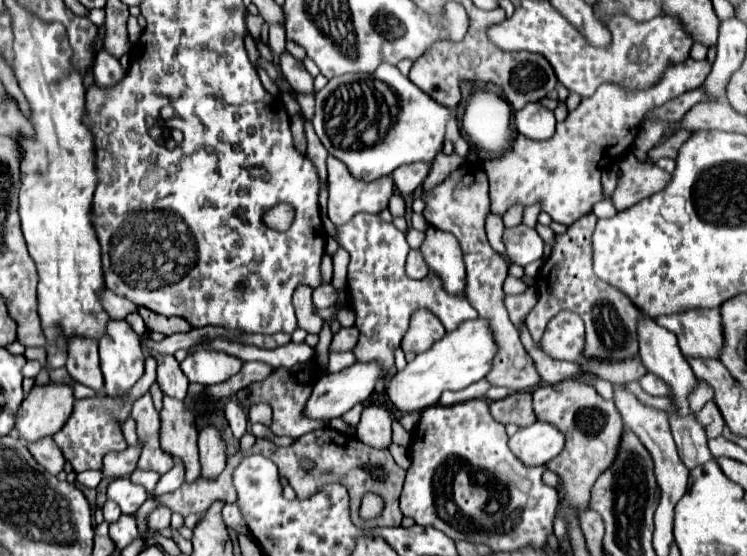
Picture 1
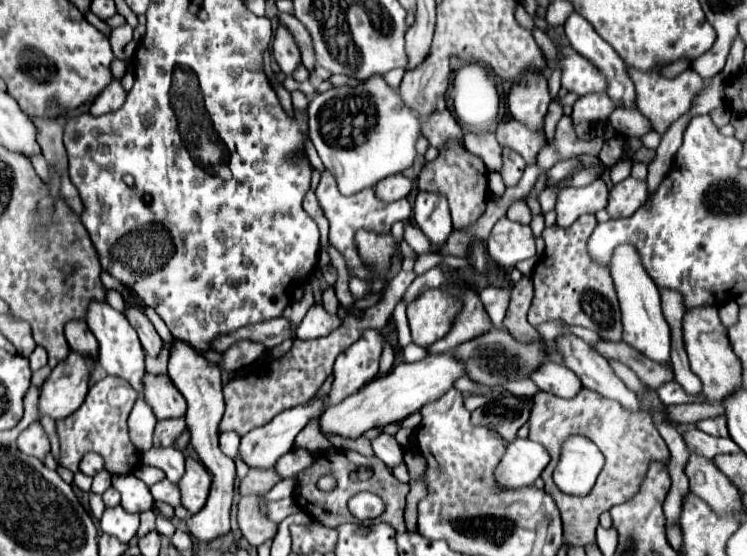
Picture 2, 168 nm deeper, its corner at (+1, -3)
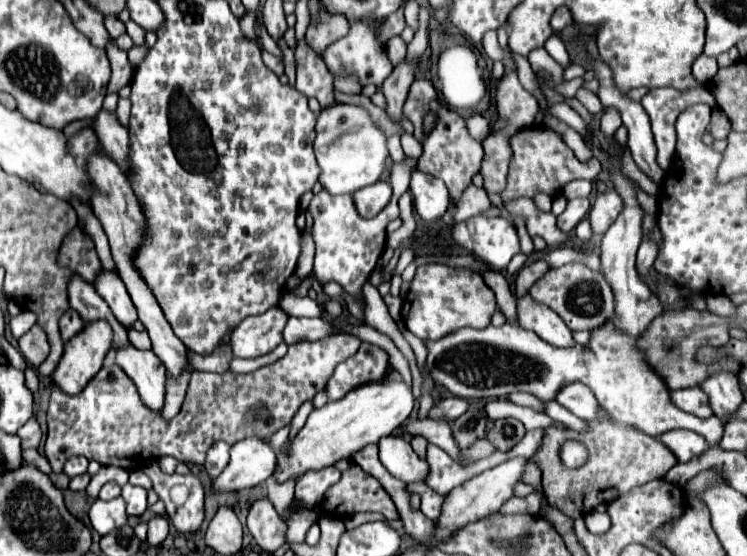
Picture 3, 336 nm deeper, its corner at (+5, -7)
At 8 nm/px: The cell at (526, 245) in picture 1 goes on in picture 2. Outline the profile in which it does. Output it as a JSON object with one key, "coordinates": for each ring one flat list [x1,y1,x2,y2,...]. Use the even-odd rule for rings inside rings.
{"coordinates":[[508,217,498,219,486,241,488,255,500,267,514,267,518,261,536,255,536,243,530,225,510,221]]}

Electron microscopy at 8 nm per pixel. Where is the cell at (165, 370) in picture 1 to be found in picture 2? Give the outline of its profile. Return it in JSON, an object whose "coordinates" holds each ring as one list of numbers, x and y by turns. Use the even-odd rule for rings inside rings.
{"coordinates":[[128,305,126,319,128,319,130,325,136,329,144,351,146,351,150,357,160,357,160,351,162,351,162,347,164,347,164,341,162,341,160,335,156,333,156,329,154,329,154,325,150,323,150,319,148,319,146,315,142,315,142,313,140,313,136,307,132,307,132,305]]}

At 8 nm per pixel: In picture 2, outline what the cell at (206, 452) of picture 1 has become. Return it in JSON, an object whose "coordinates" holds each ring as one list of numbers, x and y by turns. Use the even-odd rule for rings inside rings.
{"coordinates":[[186,457,186,473,180,479,178,487,182,491,182,505,190,513,198,513,204,507,208,499,210,483,212,483,212,477,208,469,204,467,204,463,198,459]]}

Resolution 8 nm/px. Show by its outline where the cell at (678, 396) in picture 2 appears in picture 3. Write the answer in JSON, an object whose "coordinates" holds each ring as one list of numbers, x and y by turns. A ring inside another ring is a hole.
{"coordinates":[[698,387,672,391,672,401,682,411,692,413,696,417,710,417,712,415,712,407,708,403,708,395,702,389,698,389]]}

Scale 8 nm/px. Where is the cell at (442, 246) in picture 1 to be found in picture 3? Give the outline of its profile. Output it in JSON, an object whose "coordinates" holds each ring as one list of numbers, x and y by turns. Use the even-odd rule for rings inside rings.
{"coordinates":[[420,169,412,173,410,193,414,197,414,207,424,221,438,221,448,209,448,189,442,179,436,179]]}

